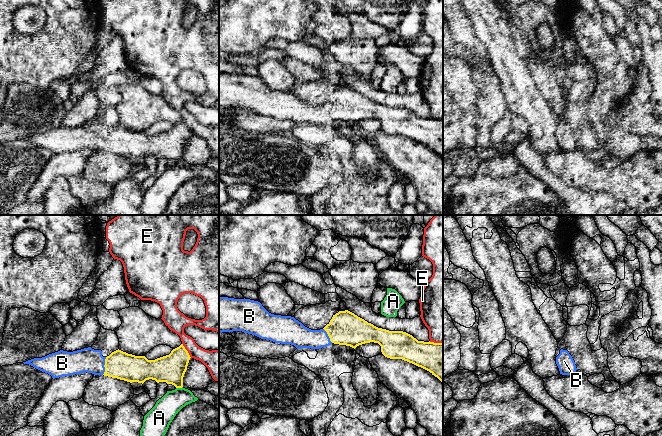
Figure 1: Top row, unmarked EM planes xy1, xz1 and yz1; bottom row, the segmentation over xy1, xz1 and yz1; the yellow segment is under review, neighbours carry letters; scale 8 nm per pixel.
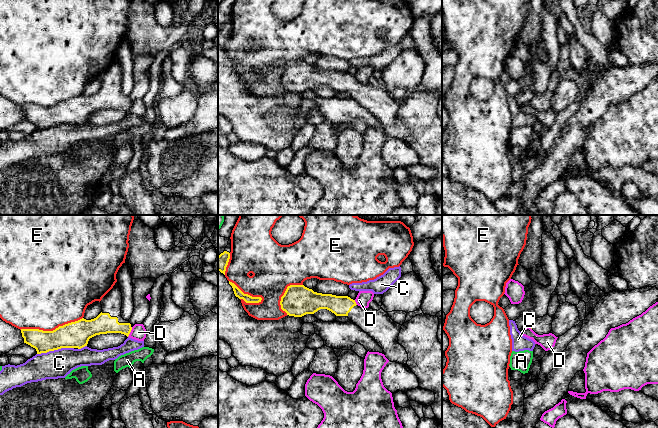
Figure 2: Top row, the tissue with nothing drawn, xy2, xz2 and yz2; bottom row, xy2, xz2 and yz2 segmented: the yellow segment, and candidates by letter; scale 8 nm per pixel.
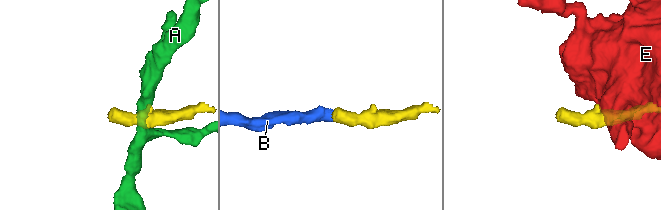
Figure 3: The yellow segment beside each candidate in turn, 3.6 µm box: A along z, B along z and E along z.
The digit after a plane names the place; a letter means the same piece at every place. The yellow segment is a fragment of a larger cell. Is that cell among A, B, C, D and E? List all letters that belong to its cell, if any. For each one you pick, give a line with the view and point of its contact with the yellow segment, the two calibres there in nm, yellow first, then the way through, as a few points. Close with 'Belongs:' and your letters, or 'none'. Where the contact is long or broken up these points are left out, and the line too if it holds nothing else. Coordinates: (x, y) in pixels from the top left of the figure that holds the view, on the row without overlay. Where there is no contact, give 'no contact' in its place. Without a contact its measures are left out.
B: xy1 (104, 142) | 220/190 nm
Belongs: B

